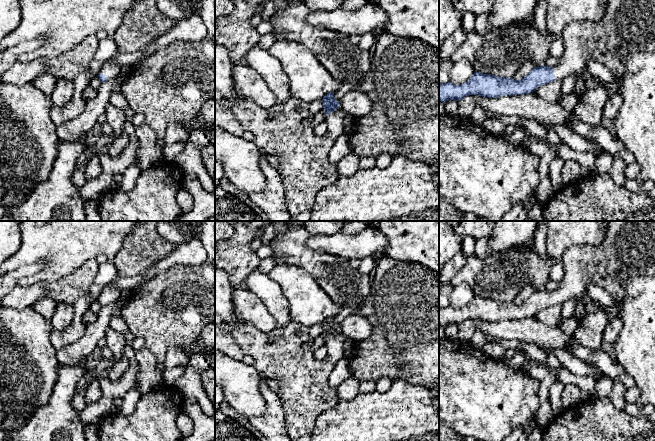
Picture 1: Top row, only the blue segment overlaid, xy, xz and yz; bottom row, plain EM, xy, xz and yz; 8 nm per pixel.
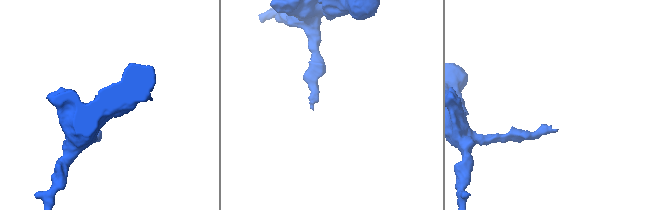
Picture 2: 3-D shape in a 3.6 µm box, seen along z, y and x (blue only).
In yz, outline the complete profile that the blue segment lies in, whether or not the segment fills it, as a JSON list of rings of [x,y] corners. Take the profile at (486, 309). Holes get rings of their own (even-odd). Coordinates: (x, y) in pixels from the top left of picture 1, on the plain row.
[[[609,221],[606,223],[607,232],[605,240],[597,247],[591,246],[571,246],[562,258],[564,266],[564,277],[559,283],[555,291],[546,289],[534,291],[532,295],[523,303],[516,305],[511,302],[499,301],[491,298],[483,298],[474,296],[473,300],[465,307],[456,309],[450,305],[439,308],[439,325],[445,327],[449,324],[460,325],[469,319],[479,319],[487,322],[498,322],[505,319],[524,319],[533,317],[538,311],[553,305],[562,305],[569,299],[575,297],[585,298],[587,294],[587,286],[594,283],[607,291],[612,299],[620,308],[625,299],[625,292],[621,287],[621,283],[627,279],[639,276],[648,276],[655,274],[655,221]]]

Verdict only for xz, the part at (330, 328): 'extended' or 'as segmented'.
extended

